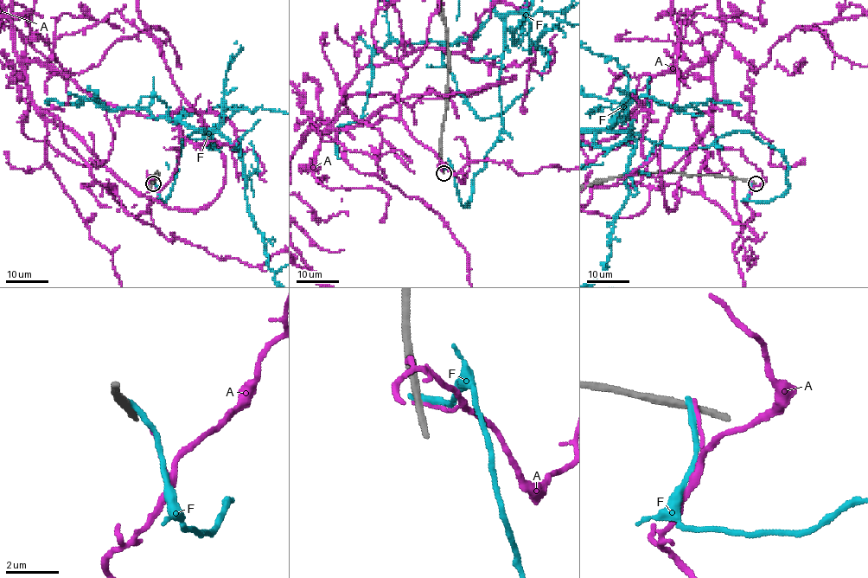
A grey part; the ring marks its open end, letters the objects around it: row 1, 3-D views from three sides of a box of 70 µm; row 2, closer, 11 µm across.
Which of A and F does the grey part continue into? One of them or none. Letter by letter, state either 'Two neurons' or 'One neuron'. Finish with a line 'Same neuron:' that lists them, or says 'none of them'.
A: Two neurons
F: Two neurons
Same neuron: none of them

